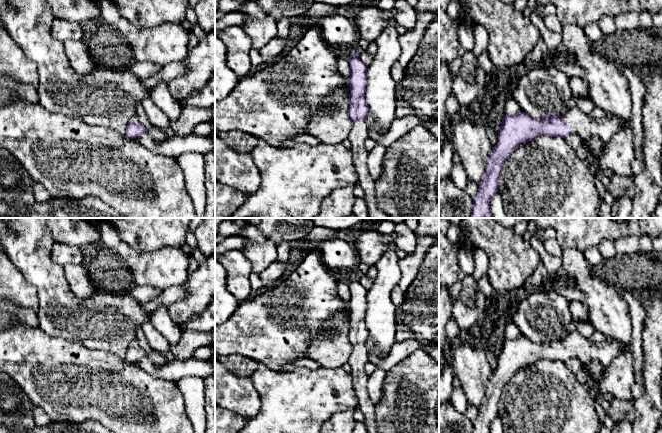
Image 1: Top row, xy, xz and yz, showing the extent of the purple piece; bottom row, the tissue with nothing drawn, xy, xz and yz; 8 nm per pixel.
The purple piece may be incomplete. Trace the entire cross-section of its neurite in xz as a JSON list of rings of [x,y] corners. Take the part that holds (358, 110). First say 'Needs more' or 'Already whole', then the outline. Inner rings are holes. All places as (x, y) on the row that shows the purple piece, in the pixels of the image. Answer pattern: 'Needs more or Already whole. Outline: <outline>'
Needs more. Outline: [[[357,53],[349,59],[350,74],[348,82],[350,87],[348,116],[353,121],[348,140],[351,142],[352,159],[358,175],[358,185],[365,191],[365,201],[368,205],[368,218],[391,218],[382,211],[376,203],[375,180],[367,167],[368,150],[364,142],[369,138],[370,126],[366,123],[369,106],[365,99],[367,85],[367,65],[362,62]]]

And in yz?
Needs more. Outline: [[[576,106],[567,111],[563,116],[558,113],[544,114],[540,119],[534,119],[522,111],[516,115],[504,115],[502,118],[502,125],[498,126],[497,143],[492,147],[492,152],[487,160],[485,171],[479,182],[477,195],[473,198],[471,218],[493,218],[490,202],[491,198],[499,190],[499,177],[503,164],[521,144],[532,141],[543,135],[565,139],[569,134],[576,133],[581,137],[583,146],[585,146],[586,141],[590,137],[599,137],[602,141],[602,154],[604,147],[608,144],[611,137],[625,124],[630,125],[630,122],[624,121],[615,115],[609,118],[590,118],[587,112],[581,111]]]

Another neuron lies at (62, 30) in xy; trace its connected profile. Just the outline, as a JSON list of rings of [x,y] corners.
[[[54,19],[50,32],[61,43],[68,40],[82,41],[87,33],[85,25],[62,19]]]

